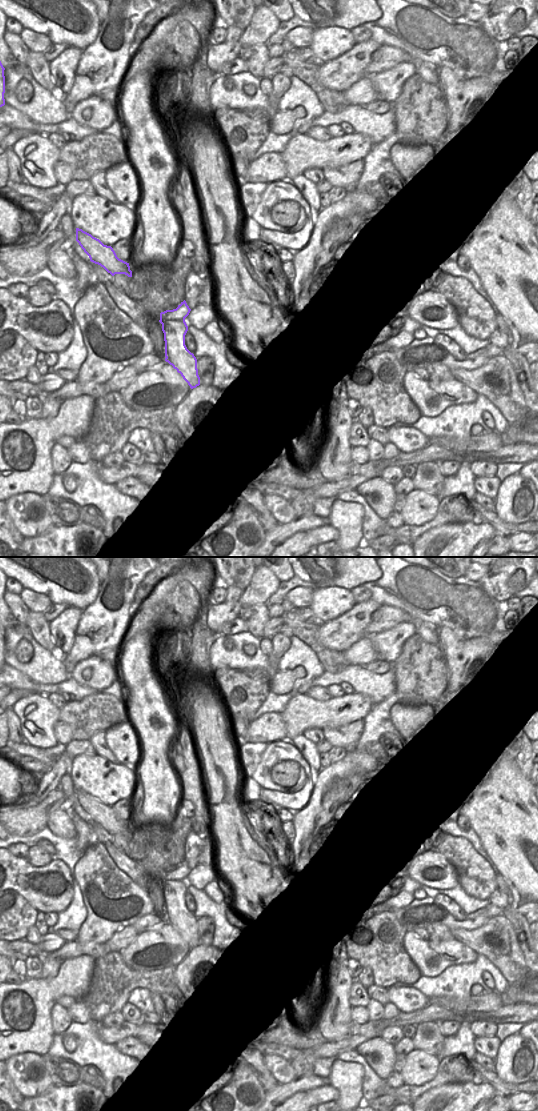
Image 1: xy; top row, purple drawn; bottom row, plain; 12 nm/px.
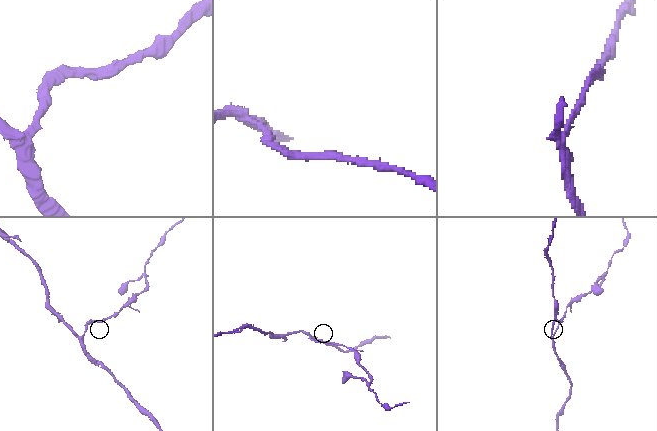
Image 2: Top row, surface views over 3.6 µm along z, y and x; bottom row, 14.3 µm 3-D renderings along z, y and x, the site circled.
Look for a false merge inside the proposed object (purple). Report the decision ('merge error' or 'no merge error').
merge error

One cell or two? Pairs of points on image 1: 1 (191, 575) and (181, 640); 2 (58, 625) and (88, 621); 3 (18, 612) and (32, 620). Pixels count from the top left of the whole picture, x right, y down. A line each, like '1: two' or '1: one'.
1: two
2: two
3: two

